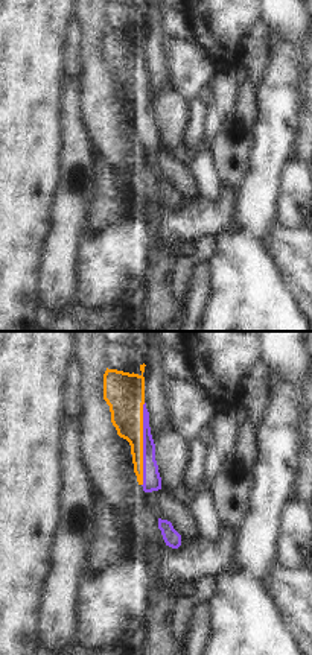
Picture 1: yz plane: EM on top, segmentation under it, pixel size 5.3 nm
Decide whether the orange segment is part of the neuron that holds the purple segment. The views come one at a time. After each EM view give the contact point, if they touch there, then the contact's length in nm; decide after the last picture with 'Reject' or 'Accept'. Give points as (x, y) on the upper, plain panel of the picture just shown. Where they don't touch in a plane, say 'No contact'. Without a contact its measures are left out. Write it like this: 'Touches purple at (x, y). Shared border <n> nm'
Touches purple at (143, 104). Shared border 440 nm

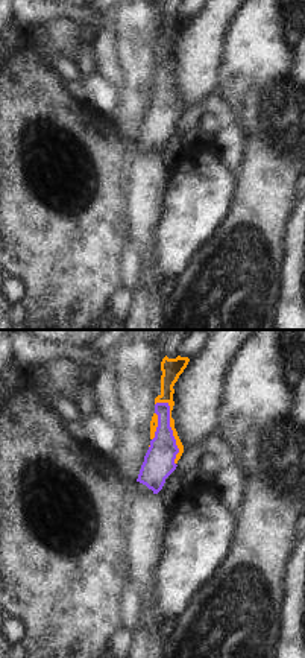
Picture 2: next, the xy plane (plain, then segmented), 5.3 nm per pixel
Touches purple at (170, 88). Shared border 340 nm

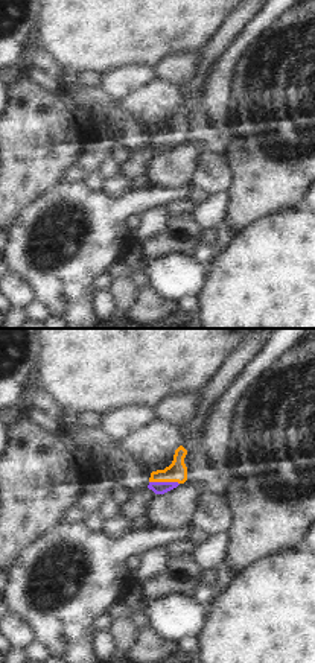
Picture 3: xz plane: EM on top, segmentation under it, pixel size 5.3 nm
Touches purple at (165, 142). Shared border 160 nm

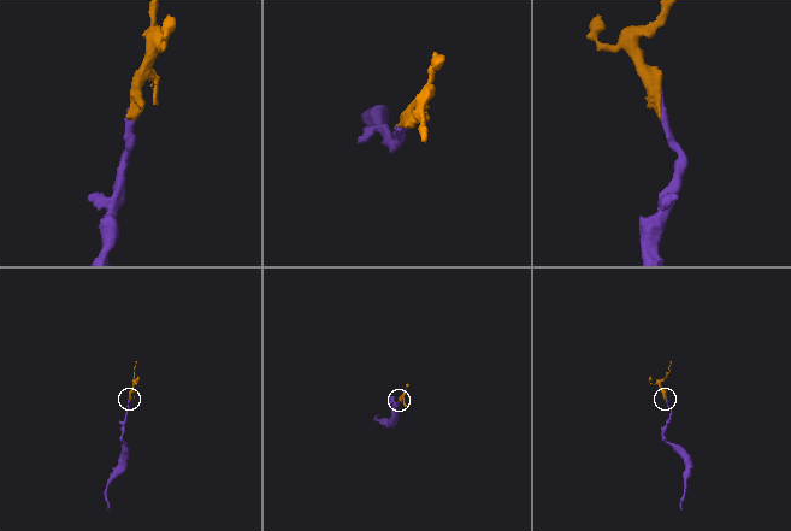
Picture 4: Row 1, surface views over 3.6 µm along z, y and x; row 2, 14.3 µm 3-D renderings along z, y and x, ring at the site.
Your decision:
Accept

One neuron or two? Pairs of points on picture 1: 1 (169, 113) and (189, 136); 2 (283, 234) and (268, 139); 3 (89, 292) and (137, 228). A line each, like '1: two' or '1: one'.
1: two
2: two
3: one

